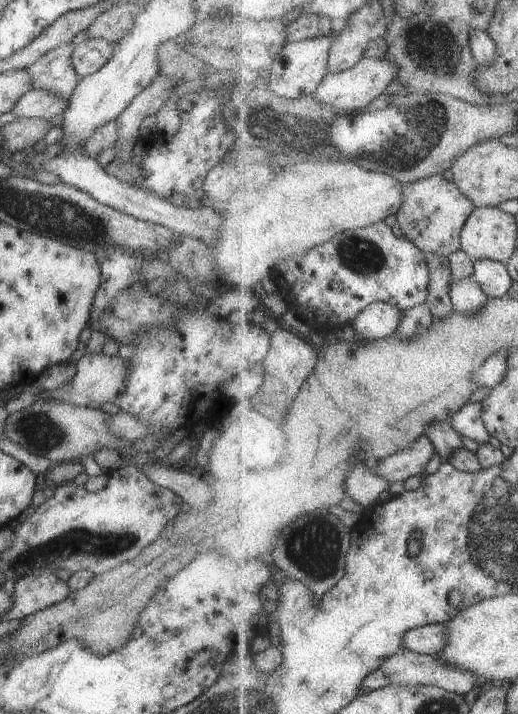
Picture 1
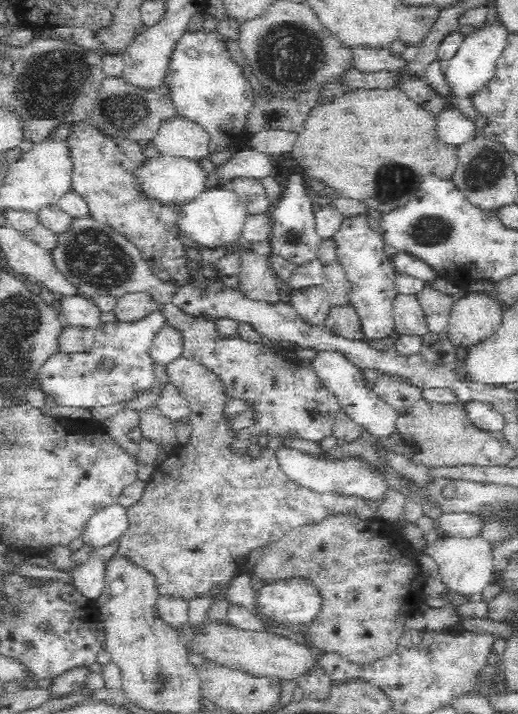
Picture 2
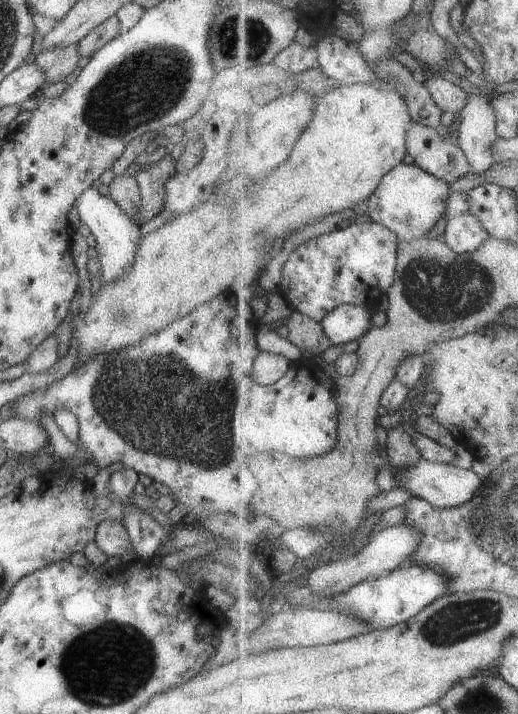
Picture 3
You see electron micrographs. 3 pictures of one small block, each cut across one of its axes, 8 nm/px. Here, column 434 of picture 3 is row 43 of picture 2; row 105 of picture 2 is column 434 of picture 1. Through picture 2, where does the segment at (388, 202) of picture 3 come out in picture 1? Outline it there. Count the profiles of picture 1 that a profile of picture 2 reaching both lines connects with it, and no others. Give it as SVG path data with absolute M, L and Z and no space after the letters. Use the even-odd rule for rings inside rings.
M434 174L429 178L404 183L403 198L405 200L396 214L396 220L407 239L422 251L439 253L441 256L449 256L462 248L462 230L476 206L461 192L454 180Z

